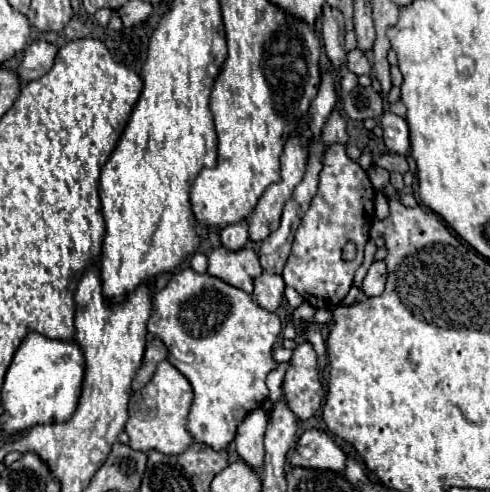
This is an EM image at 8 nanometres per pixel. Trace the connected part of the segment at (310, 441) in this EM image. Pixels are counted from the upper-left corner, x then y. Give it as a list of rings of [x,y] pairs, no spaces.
[[[315,428],[305,430],[297,442],[297,452],[291,456],[293,466],[331,470],[339,476],[345,476],[347,454],[325,434]]]

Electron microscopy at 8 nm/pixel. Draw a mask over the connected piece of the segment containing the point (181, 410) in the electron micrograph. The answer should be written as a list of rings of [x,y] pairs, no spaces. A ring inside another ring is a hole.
[[[163,360],[151,382],[145,388],[133,392],[129,400],[129,420],[125,426],[125,432],[129,434],[129,446],[141,452],[157,450],[165,456],[185,452],[187,446],[193,442],[189,432],[185,430],[191,400],[193,400],[193,390],[187,378],[173,364]]]

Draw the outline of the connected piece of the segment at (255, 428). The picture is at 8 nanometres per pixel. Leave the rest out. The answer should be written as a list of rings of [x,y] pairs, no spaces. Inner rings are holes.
[[[257,408],[239,424],[235,434],[235,448],[239,458],[255,472],[261,472],[263,466],[263,436],[267,428],[267,412],[263,408]]]

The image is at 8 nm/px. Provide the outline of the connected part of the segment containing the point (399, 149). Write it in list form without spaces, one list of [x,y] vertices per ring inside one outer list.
[[[385,112],[383,120],[381,120],[381,128],[383,128],[385,146],[389,148],[389,152],[407,154],[407,150],[409,150],[409,126],[407,126],[405,118],[401,118],[393,112]]]

